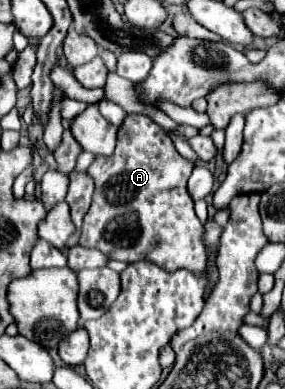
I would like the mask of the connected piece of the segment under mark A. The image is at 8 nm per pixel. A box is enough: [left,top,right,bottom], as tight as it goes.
[79,114,205,272]

